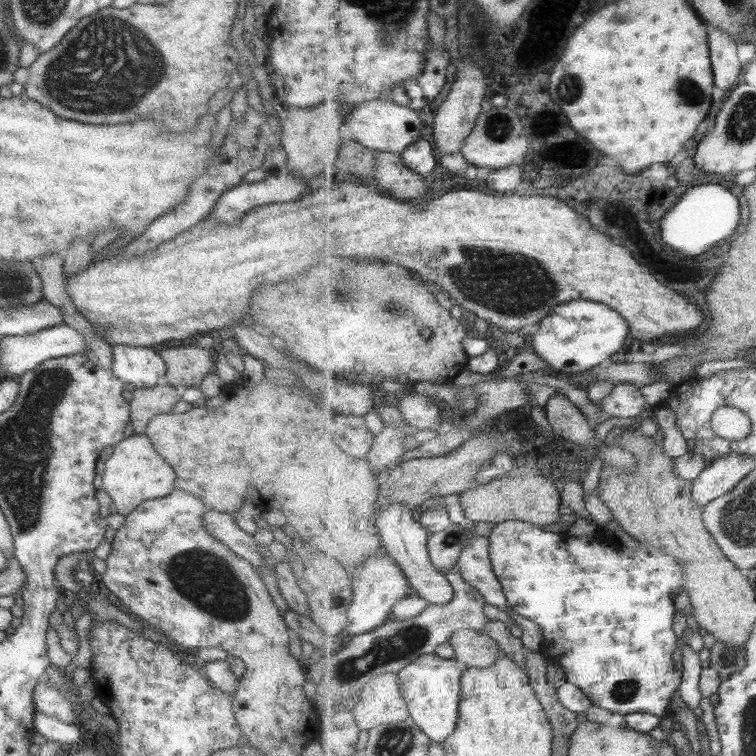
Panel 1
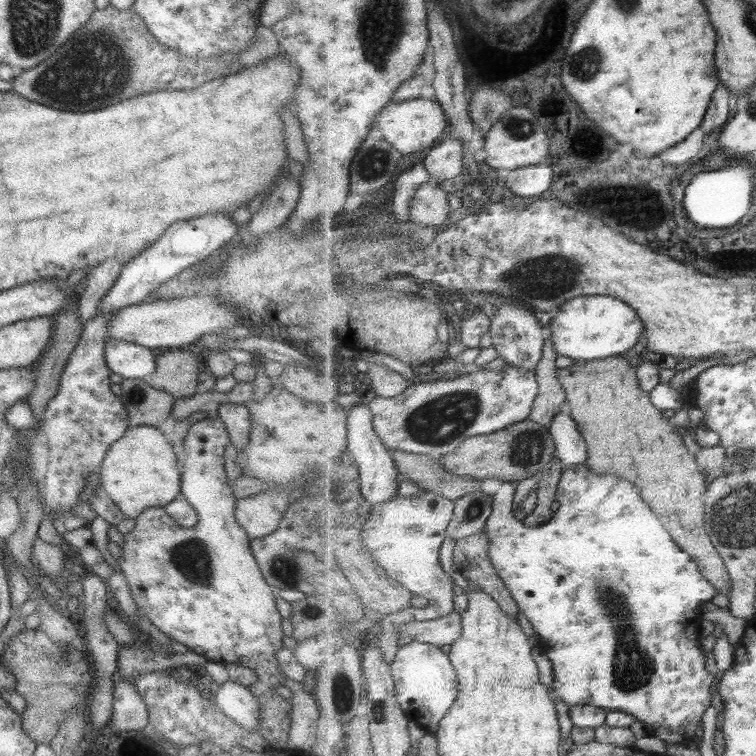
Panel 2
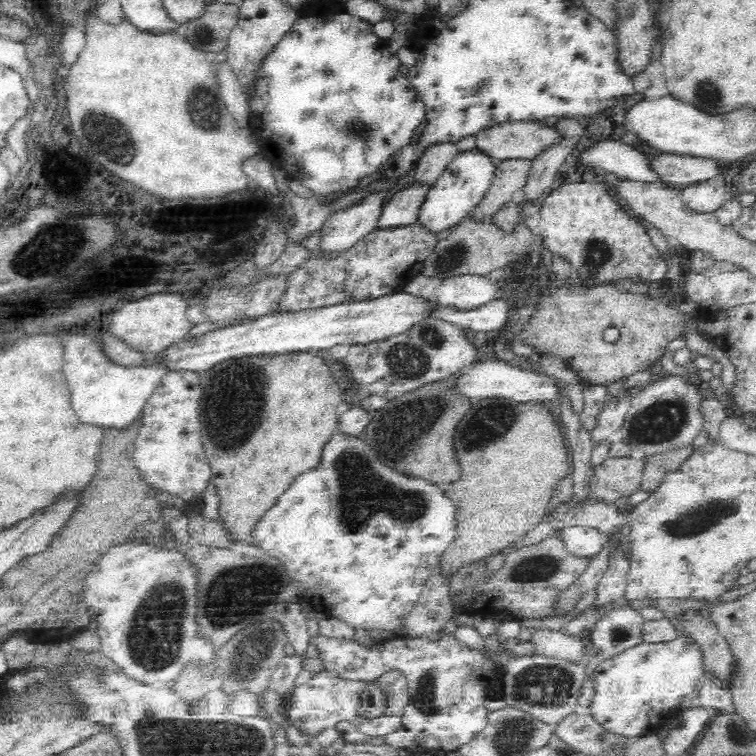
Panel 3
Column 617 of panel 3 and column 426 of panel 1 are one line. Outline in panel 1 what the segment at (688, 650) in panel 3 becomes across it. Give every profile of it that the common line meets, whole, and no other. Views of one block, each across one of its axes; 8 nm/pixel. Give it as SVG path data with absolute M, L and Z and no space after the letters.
M437 654L426 655L406 666L398 673L400 688L411 714L410 721L417 723L434 742L443 744L455 732L459 720L464 671L455 659L439 658Z

